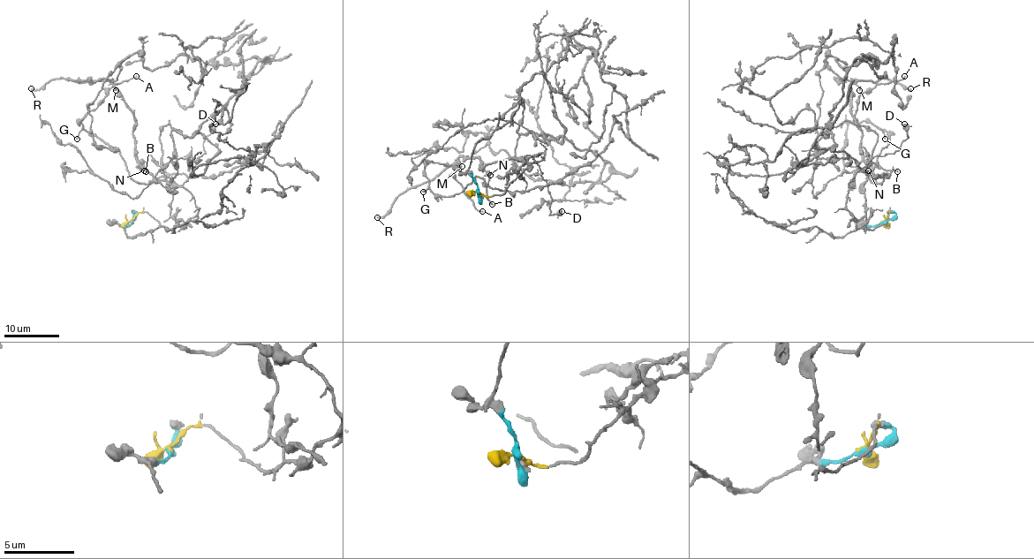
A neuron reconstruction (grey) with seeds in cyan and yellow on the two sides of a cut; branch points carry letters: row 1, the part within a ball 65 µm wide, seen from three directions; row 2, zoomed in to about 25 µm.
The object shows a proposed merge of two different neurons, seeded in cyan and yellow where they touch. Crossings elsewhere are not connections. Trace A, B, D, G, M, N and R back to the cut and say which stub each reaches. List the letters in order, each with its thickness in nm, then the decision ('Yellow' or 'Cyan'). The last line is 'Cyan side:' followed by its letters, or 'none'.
A: Thickness 180 nm. Cyan
B: Thickness 160 nm. Yellow
D: Thickness 320 nm. Yellow
G: Thickness 180 nm. Cyan
M: Thickness 170 nm. Yellow
N: Thickness 130 nm. Yellow
R: Thickness 320 nm. Yellow
Cyan side: A, G

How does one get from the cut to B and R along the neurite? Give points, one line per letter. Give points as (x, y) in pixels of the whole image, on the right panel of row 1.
B: (882, 222), (889, 212), (882, 224), (857, 225), (848, 209), (848, 188), (860, 163), (897, 172)
R: (882, 222), (889, 212), (867, 230), (848, 209), (862, 160), (851, 86), (891, 79), (911, 88)

